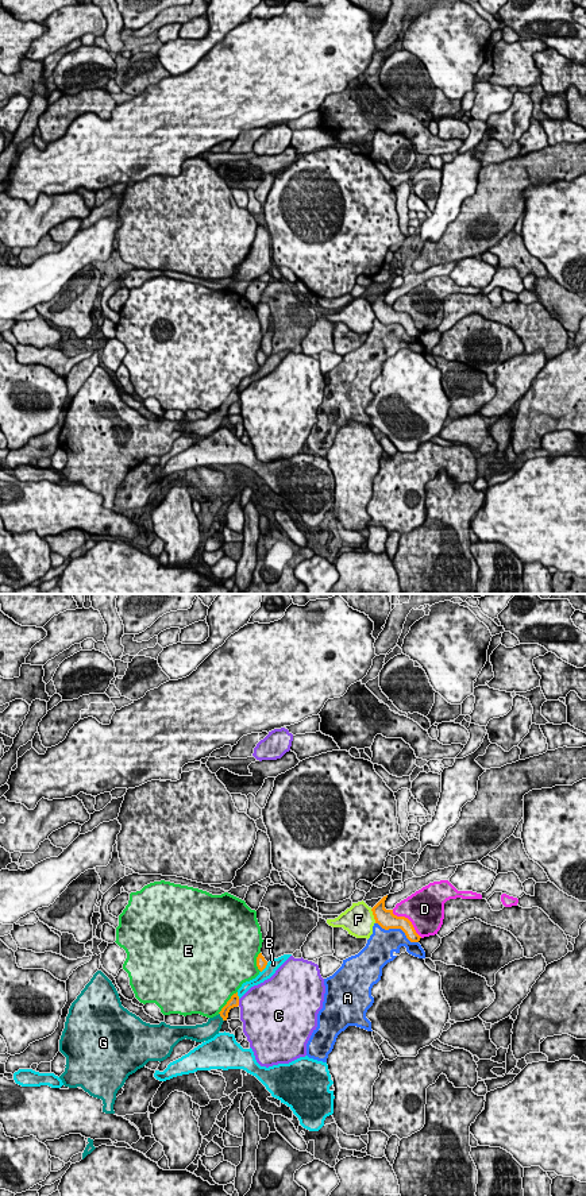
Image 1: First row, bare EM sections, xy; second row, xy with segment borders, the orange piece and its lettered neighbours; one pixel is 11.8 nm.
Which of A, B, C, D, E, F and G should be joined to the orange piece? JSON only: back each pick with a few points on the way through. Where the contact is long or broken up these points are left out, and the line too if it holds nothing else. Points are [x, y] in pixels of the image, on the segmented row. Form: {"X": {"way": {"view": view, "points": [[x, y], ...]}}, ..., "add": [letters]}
{"G": {"way": {"view": "xy", "points": [[234, 1002], [220, 1015], [208, 1030]]}}, "add": ["G"]}

